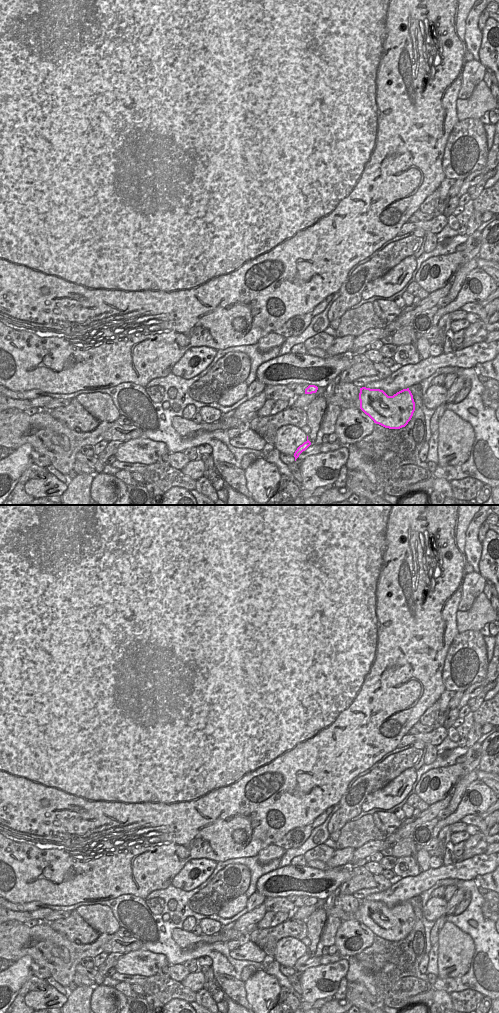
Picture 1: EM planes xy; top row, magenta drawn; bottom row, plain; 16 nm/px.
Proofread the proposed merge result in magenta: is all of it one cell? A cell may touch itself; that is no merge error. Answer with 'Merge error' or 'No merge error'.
No merge error.

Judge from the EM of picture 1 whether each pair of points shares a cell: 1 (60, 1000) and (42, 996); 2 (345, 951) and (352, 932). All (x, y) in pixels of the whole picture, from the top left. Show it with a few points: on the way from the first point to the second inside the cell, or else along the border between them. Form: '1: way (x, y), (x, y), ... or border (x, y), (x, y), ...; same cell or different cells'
1: way (57, 995), (47, 994); same cell
2: way (343, 944), (339, 935), (345, 934); same cell

